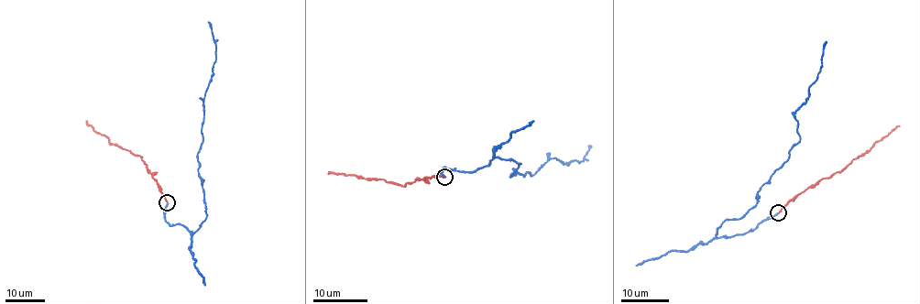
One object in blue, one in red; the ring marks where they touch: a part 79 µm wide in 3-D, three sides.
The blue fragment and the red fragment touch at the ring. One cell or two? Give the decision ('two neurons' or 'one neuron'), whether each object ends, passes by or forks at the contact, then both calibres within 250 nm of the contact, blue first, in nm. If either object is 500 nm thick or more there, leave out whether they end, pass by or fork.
one neuron | blue ends | red ends | 240/200 nm

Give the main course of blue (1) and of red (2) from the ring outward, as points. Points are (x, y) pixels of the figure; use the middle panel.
1: (443, 177), (499, 157), (520, 163), (509, 176), (532, 176), (553, 157), (583, 160), (588, 146)
2: (444, 176), (418, 178), (403, 185), (379, 179), (327, 173)

